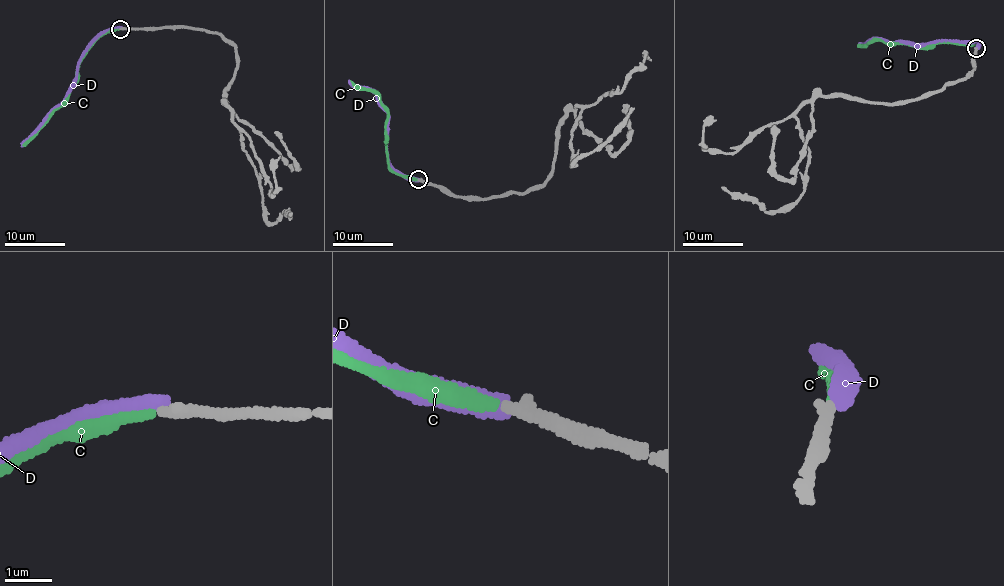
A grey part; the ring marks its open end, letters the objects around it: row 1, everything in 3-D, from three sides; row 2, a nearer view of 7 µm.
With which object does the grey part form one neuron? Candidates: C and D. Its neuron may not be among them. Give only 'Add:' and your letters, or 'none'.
Add: C

